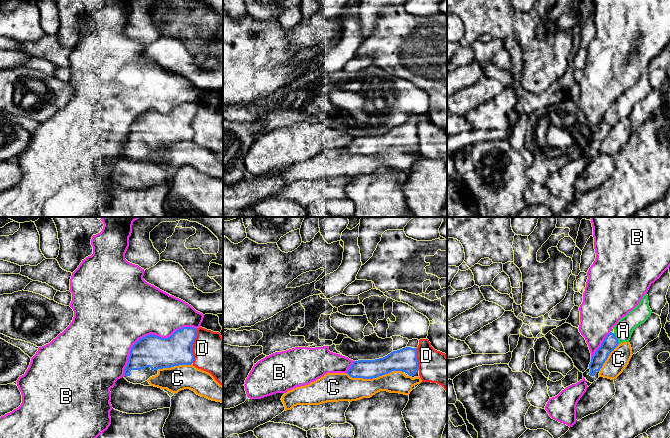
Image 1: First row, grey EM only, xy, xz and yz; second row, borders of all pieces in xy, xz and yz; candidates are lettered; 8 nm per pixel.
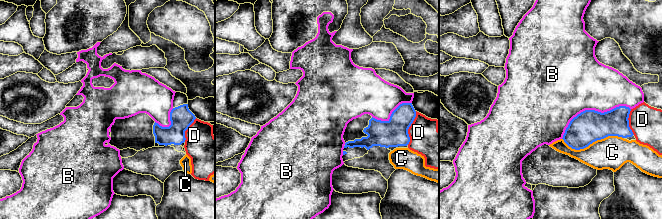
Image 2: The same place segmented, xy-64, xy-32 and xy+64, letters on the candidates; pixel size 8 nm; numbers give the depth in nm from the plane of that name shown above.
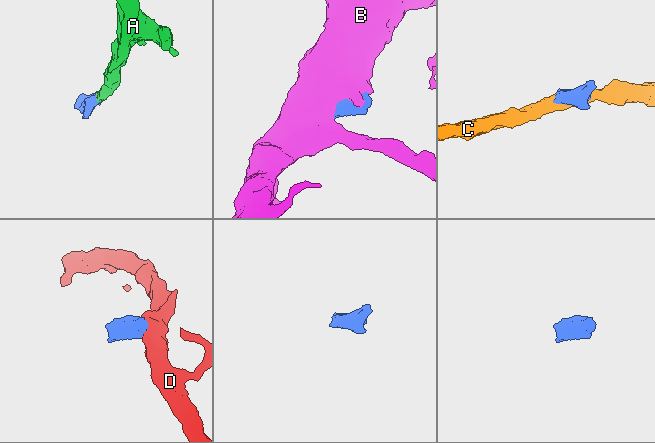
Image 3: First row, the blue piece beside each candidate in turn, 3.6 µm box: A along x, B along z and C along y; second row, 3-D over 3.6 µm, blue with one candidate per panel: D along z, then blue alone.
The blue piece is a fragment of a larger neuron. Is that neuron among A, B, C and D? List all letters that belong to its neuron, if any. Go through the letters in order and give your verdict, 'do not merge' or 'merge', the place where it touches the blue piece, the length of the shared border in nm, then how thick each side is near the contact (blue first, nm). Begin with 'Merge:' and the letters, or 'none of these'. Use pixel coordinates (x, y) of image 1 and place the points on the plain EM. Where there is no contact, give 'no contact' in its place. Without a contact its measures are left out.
Merge: A
A: merge | yz (617, 115) | 100 nm | 110/150 nm
B: do not merge | xy (150, 110) | 700 nm | 260/480 nm
C: do not merge | xz (374, 153) | 460 nm | 170/200 nm
D: do not merge | xy (191, 122) | 280 nm | 240/320 nm

